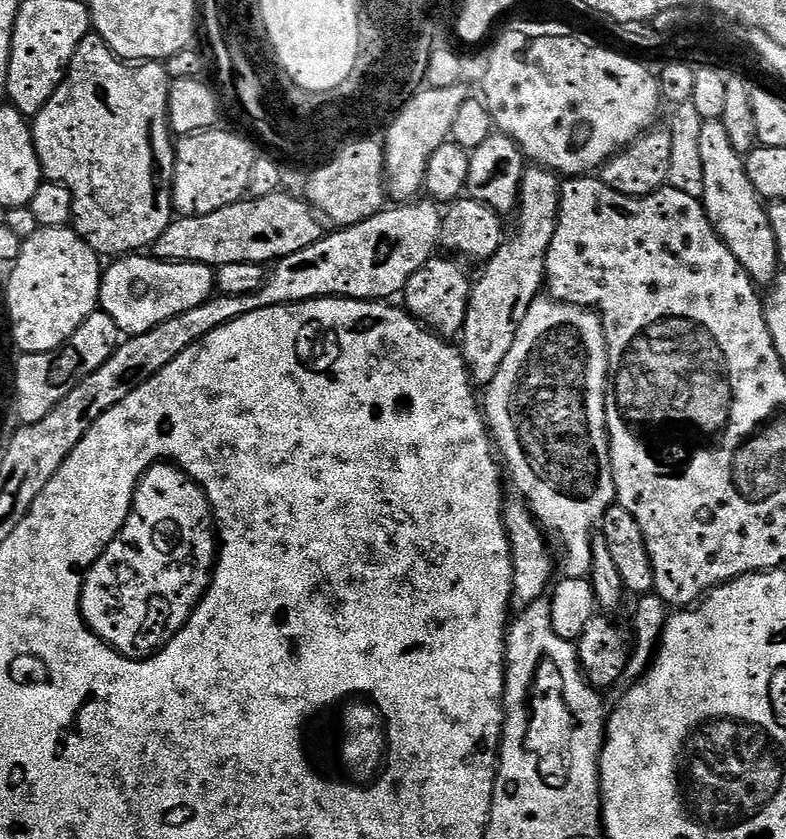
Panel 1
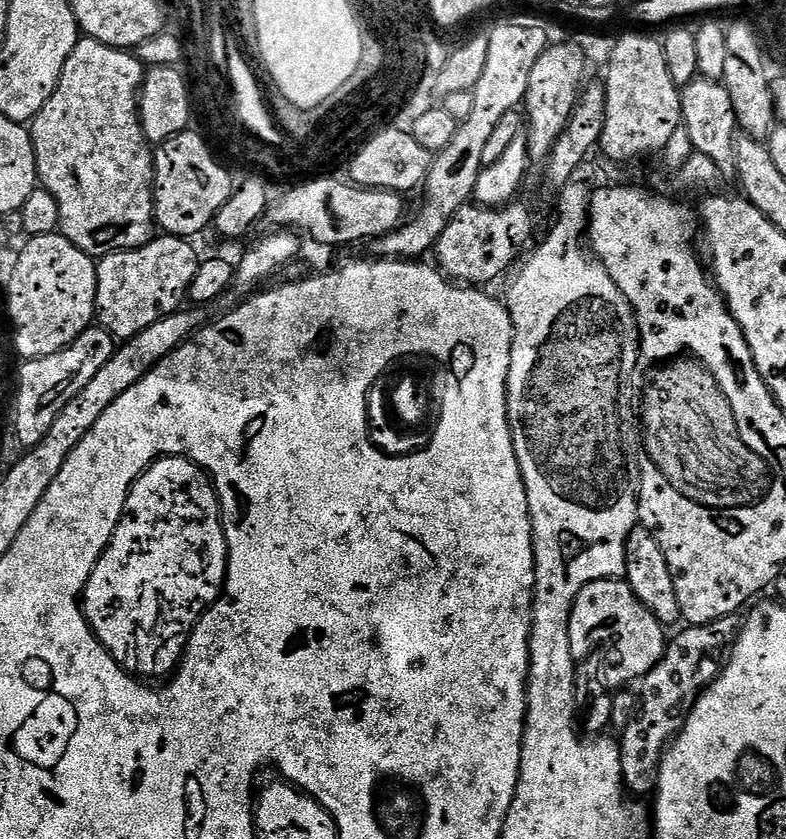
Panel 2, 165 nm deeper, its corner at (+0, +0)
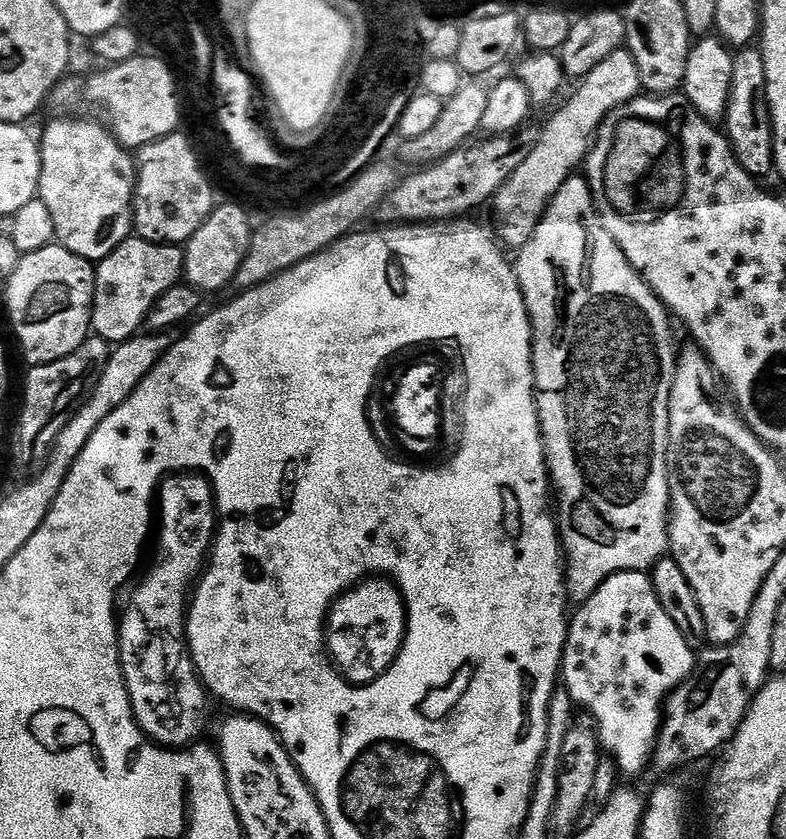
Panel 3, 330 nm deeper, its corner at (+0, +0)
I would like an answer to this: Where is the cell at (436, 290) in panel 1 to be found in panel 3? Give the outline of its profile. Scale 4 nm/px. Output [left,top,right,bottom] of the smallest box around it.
[490,47,641,250]

